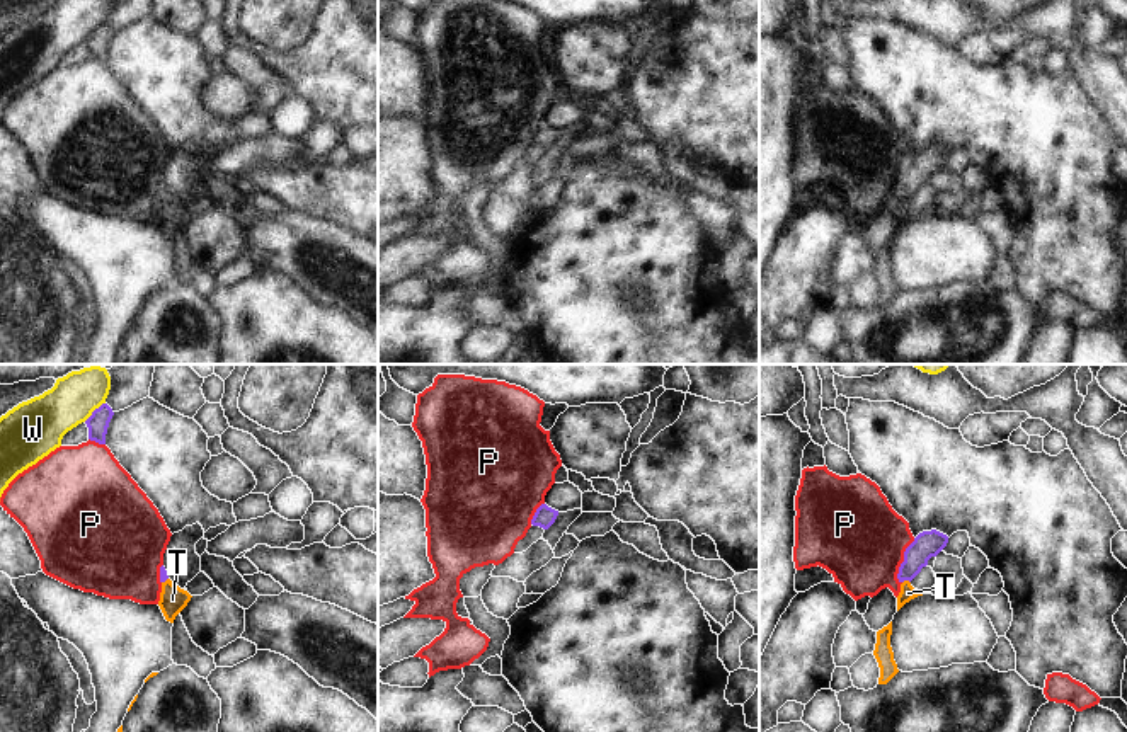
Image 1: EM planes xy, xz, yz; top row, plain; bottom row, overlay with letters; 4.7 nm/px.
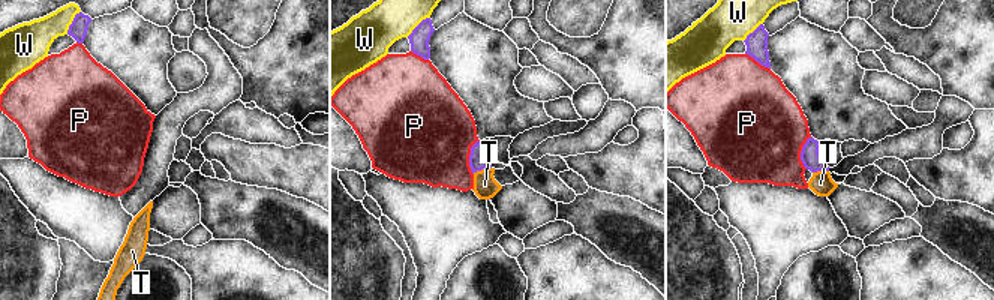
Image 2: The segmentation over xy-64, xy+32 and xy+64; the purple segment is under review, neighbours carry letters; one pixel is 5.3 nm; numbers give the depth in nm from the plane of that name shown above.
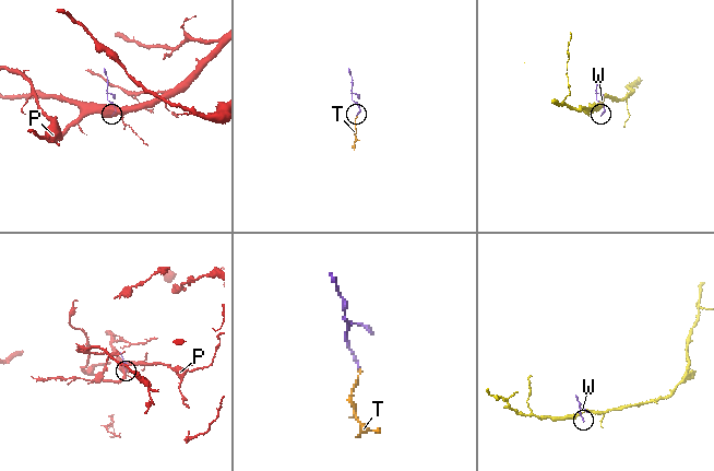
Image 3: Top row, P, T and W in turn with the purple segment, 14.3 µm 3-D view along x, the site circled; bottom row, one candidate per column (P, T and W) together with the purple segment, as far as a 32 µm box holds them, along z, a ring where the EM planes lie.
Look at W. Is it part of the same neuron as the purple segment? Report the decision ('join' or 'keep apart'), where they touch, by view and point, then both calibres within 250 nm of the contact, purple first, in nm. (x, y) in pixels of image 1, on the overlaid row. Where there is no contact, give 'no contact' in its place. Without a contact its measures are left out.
keep apart | xy (94, 411) | 100/240 nm

